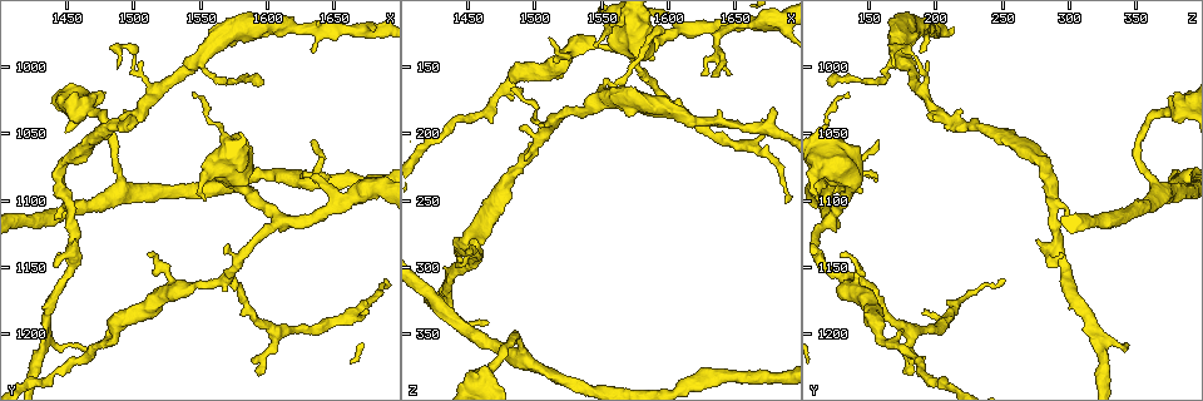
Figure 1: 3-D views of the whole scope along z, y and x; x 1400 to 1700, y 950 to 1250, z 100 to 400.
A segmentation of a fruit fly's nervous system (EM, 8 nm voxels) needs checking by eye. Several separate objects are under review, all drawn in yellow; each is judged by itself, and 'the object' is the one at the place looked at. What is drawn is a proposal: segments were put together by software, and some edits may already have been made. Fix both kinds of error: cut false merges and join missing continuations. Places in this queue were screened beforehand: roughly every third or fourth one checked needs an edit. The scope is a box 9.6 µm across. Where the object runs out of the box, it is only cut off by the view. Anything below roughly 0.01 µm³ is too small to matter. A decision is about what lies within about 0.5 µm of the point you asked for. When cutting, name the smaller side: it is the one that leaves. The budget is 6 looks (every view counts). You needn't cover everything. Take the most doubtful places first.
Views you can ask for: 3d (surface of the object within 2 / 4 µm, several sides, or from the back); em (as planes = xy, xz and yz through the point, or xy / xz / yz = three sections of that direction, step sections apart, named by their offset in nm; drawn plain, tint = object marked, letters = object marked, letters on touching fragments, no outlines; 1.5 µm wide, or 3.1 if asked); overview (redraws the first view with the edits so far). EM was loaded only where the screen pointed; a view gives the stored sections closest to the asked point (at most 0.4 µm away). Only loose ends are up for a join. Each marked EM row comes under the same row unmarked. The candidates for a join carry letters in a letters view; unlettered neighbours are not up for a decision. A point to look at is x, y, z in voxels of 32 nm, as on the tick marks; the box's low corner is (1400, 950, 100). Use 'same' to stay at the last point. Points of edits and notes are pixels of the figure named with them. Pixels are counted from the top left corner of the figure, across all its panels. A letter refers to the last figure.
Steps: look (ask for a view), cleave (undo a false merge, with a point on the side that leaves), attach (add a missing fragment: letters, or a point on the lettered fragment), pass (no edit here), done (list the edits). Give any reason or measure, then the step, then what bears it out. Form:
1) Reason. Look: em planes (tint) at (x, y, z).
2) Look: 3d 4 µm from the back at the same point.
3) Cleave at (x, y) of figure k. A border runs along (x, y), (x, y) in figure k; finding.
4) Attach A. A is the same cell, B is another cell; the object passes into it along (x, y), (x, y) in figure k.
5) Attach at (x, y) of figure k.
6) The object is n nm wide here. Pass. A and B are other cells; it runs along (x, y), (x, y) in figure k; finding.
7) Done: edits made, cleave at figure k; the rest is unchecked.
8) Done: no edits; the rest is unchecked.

Free end. Look: em xz step 4 (letters) at (1594, 1232, 180).

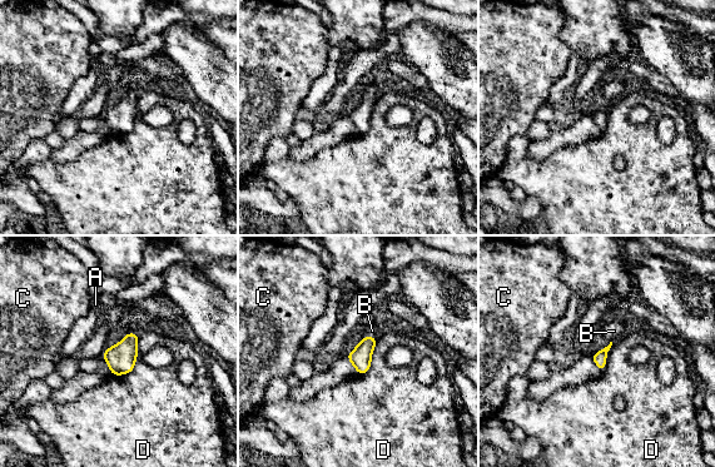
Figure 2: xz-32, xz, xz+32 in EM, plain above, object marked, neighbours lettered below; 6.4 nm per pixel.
Attach at (372, 331) of figure 2. B is the same cell, A, C and D are other cells; the neuron continues.

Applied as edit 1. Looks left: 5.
Redraw. Look: overview.

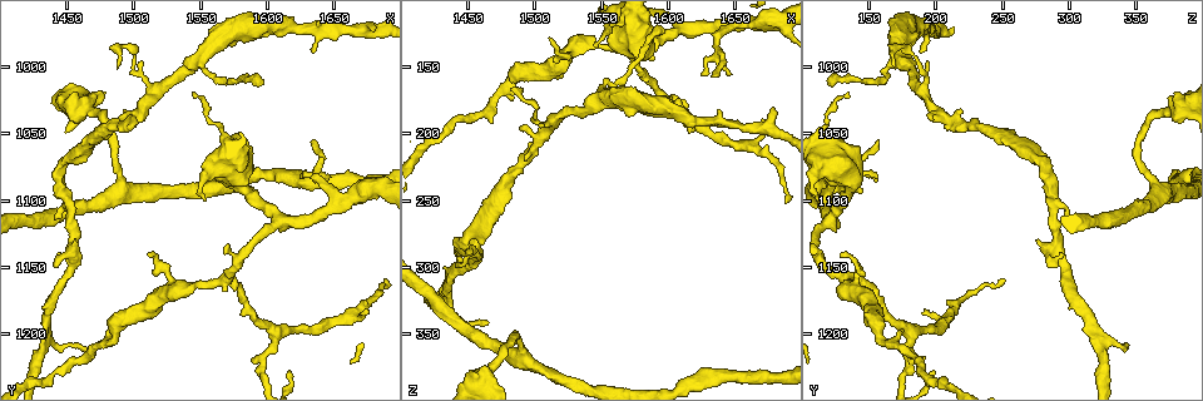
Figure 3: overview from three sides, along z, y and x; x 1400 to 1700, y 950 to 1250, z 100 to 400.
Look: 3d 4 µm at (1632, 1056, 158).

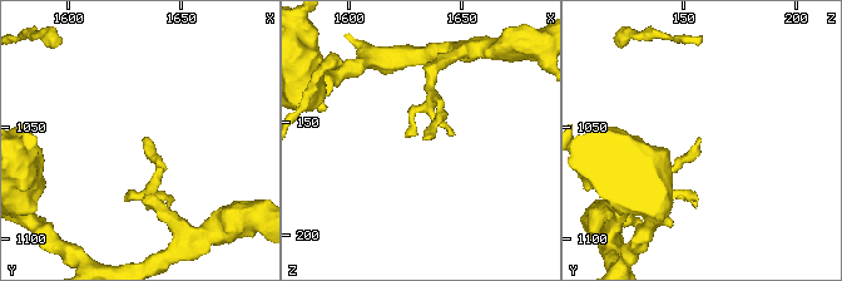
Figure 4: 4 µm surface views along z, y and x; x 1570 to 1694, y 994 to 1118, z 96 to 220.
Need the tissue. Look: em xz step 8 (letters) at (1633, 1057, 157).

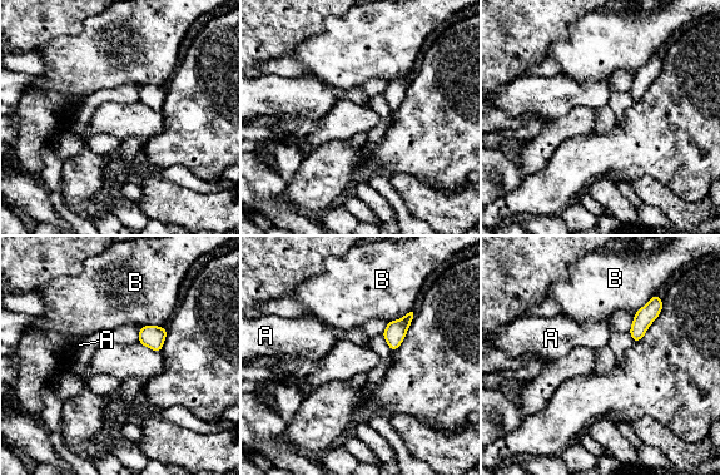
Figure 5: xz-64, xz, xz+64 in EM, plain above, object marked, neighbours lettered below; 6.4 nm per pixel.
Look: em planes (letters) at the same point.

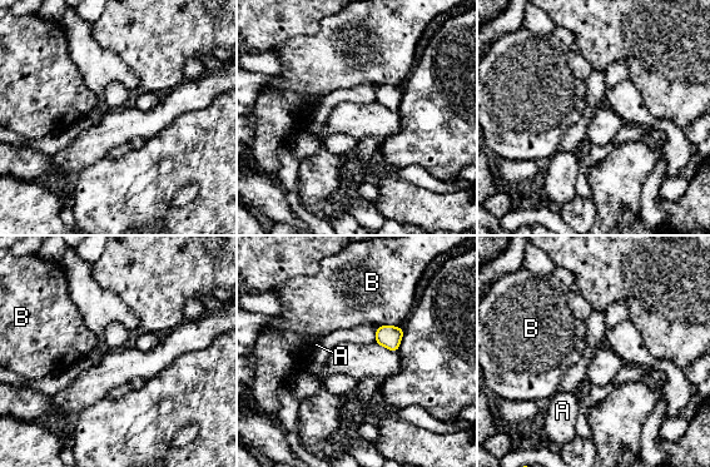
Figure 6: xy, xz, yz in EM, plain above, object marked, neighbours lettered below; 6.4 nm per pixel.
The object is 150 nm wide here. Pass. A and B are other cells; a border runs along (378, 326), (398, 326), (402, 329) in figure 6; no lettered fragment goes on from it.

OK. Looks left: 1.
Done: edits made, attach at figure 2; the rest is unchecked.

